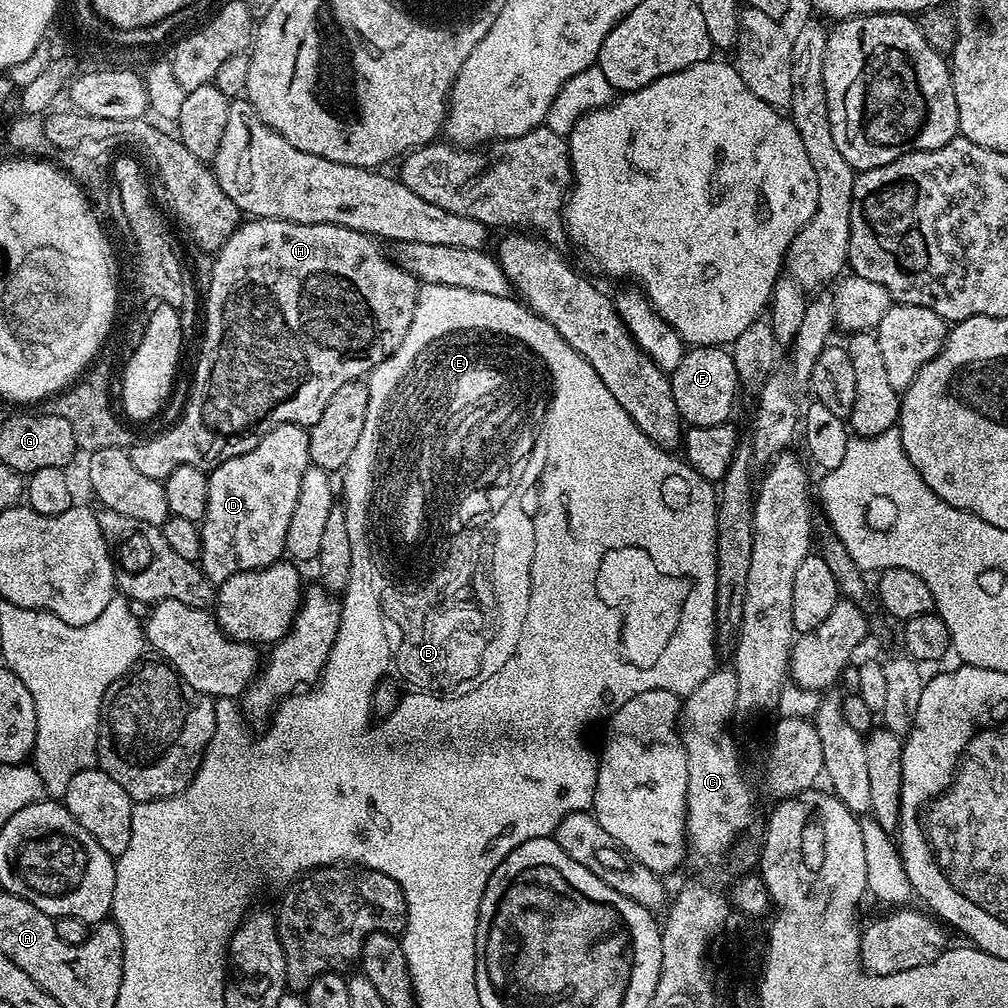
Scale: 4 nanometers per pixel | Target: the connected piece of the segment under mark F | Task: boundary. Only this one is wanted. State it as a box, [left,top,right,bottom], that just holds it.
[670,346,741,428]

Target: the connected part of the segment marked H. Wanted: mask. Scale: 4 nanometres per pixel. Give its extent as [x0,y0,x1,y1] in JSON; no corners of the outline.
[130,219,421,481]

